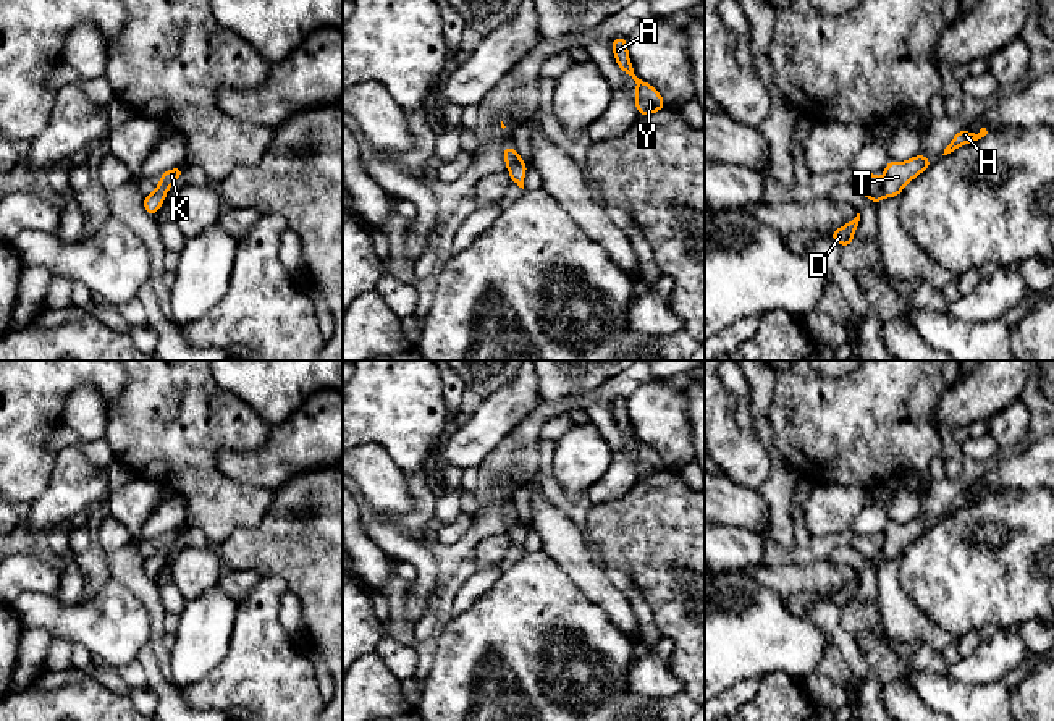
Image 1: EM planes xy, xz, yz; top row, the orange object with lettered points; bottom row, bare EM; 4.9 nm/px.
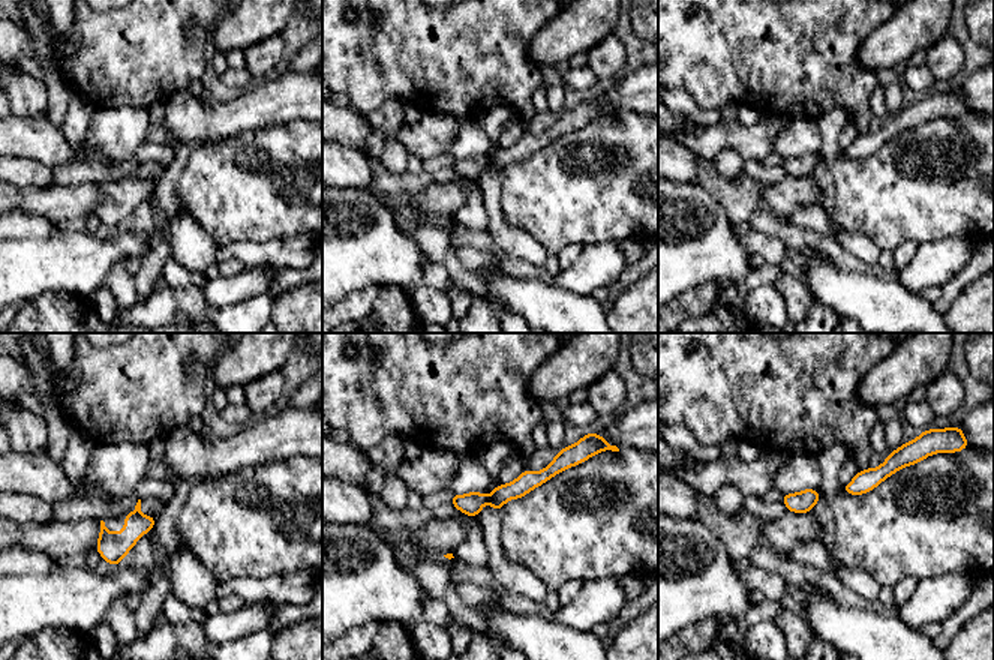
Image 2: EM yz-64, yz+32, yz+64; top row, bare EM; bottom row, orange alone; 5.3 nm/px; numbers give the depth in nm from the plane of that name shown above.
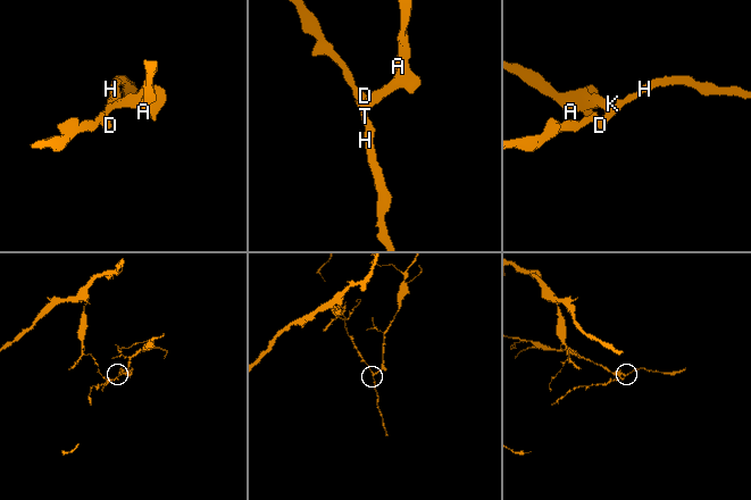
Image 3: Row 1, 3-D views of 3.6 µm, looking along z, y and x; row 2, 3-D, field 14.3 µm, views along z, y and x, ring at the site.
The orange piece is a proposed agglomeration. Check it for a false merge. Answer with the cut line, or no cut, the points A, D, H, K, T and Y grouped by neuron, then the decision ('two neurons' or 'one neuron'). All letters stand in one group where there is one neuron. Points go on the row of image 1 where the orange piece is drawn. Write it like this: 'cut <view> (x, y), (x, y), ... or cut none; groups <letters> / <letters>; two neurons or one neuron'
cut xy (152, 193), (164, 196); groups A K Y / D H T; two neurons

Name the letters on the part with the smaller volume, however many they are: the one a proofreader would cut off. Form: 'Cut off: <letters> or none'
Cut off: D, H, T

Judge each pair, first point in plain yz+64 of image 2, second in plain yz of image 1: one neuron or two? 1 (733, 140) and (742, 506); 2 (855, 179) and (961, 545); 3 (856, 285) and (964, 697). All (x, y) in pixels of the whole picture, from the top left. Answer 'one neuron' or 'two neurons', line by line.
1: two neurons
2: one neuron
3: one neuron

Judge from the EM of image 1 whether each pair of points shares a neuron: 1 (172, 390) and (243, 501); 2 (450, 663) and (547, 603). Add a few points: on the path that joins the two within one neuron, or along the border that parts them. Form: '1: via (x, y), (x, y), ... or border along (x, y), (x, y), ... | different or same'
1: via (172, 421), (173, 442), (212, 480) | same
2: via (474, 653), (487, 640), (508, 640), (522, 626) | same

